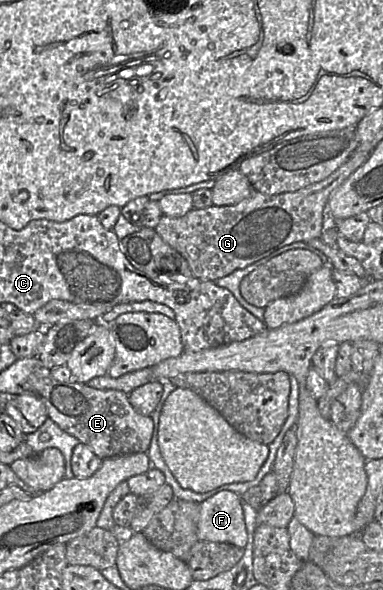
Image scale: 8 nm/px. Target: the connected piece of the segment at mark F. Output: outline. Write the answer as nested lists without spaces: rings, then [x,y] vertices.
[[[228,490],[202,501],[197,524],[199,540],[230,543],[244,548],[248,533],[242,504],[240,495]]]

